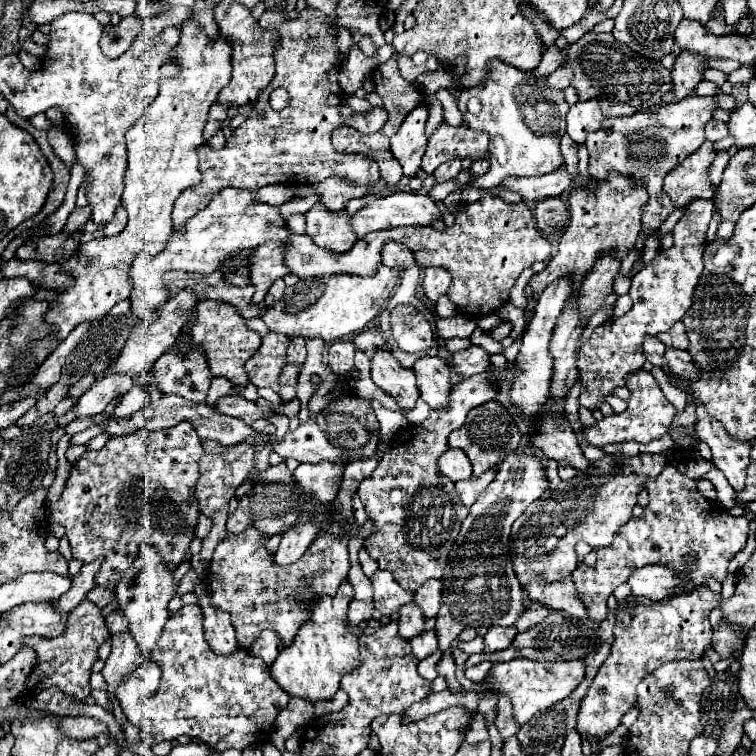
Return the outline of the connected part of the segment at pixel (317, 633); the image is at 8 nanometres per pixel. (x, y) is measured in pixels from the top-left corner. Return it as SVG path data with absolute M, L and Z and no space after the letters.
M346 582L342 584L336 596L318 598L318 604L314 604L314 612L308 624L302 624L290 648L284 648L278 654L276 662L270 666L270 674L286 694L296 698L306 698L310 702L328 700L338 692L342 676L354 672L354 668L360 664L358 636L346 630L348 626L346 608L352 596L354 596L354 590Z

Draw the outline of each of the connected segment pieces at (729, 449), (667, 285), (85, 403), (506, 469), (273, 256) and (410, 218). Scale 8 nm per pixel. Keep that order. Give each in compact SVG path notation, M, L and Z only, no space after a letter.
M698 406L698 438L710 446L712 462L716 464L716 468L724 472L730 486L736 492L742 492L746 468L750 464L750 444L732 440L728 432L722 428L722 424L716 418L708 416L708 412L702 406Z
M696 200L690 204L690 208L686 208L684 216L676 222L672 230L672 248L658 252L648 266L644 266L636 276L632 276L630 296L636 302L634 308L622 318L610 318L600 324L592 338L582 346L578 354L578 370L584 386L584 392L578 398L582 406L598 408L604 396L608 396L616 386L624 386L624 376L640 370L646 362L642 356L644 334L658 334L670 330L672 324L682 320L682 316L690 308L694 286L698 284L704 268L702 256L706 250L706 230L712 218L712 210L714 204L710 200Z
M104 376L102 380L94 382L78 398L78 404L74 406L76 418L102 414L110 400L114 400L120 394L126 394L134 386L134 380L136 380L136 376Z
M512 454L500 464L494 482L478 496L472 504L470 514L460 526L458 538L470 538L466 542L454 542L454 548L446 560L442 576L442 606L436 616L436 636L438 650L442 658L436 664L440 676L446 678L450 692L460 692L462 686L456 680L456 662L452 656L452 640L466 628L492 628L492 626L512 626L518 612L524 608L524 596L514 574L508 538L512 524L524 514L524 510L538 500L548 488L544 464L536 456Z
M264 242L260 244L248 262L250 284L256 288L250 304L262 304L266 296L266 288L276 278L286 276L286 268L282 264L282 242Z
M392 192L390 196L376 198L372 204L360 208L350 216L350 226L356 236L362 238L374 230L394 228L394 226L418 226L432 224L440 216L430 196L412 192Z

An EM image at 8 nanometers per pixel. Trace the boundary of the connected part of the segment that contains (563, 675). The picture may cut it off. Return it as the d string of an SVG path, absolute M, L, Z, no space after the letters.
M526 658L494 664L486 676L486 686L498 696L508 696L512 702L514 720L518 726L528 722L532 716L548 710L552 704L564 700L584 678L584 660L574 662L530 662Z

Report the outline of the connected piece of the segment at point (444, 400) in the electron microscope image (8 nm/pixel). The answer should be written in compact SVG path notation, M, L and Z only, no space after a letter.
M422 356L416 360L414 368L420 398L432 408L446 408L450 402L450 366L438 356Z

